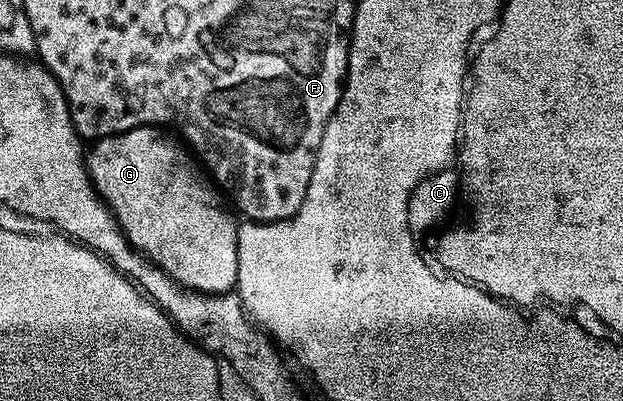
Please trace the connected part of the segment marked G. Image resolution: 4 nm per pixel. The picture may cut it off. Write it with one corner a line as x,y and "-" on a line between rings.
137,127
97,140
91,146
94,148
91,151
89,148
84,155
90,185
113,213
131,248
159,267
173,283
202,295
233,292
238,285
239,220
230,216
231,208
200,166
199,160
177,138
169,137
174,138
156,127

